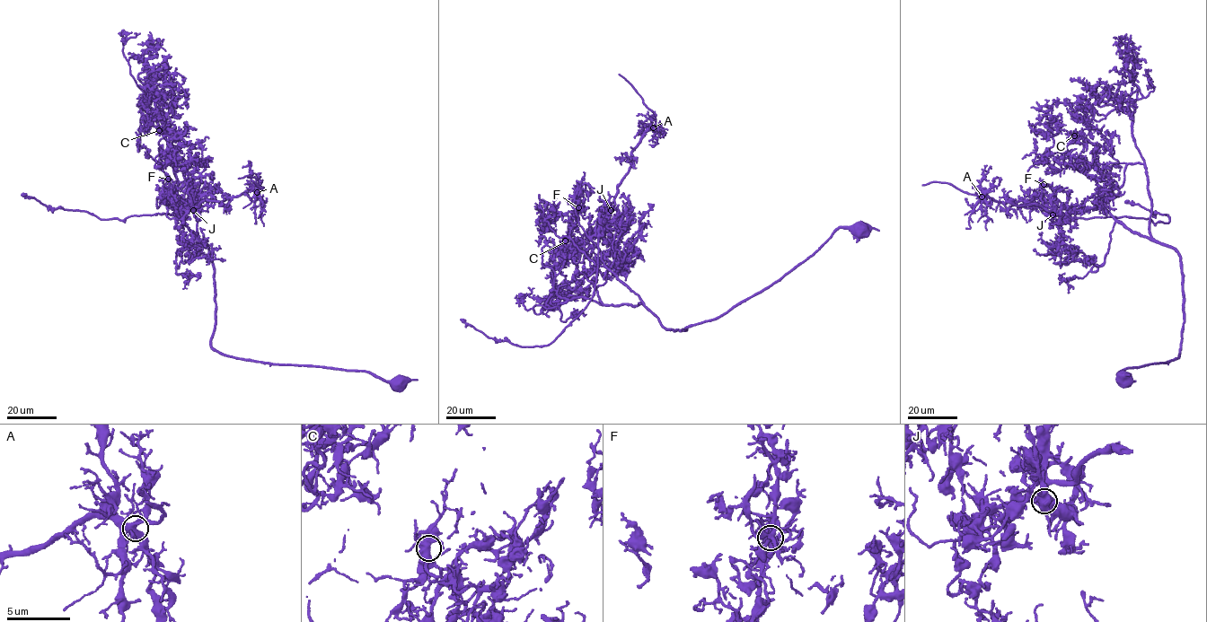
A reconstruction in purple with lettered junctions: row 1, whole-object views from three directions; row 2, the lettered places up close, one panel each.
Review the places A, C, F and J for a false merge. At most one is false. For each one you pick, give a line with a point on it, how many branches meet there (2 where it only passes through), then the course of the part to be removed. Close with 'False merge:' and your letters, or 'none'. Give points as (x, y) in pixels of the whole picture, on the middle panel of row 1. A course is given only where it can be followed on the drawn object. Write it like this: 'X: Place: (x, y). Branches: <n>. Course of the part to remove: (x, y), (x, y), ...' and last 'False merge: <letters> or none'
J: Place: (611, 210). Branches: 7. Course of the part to remove: (611, 211), (598, 232), (594, 294), (552, 341), (544, 346), (519, 346), (495, 340), (460, 319)
False merge: J

